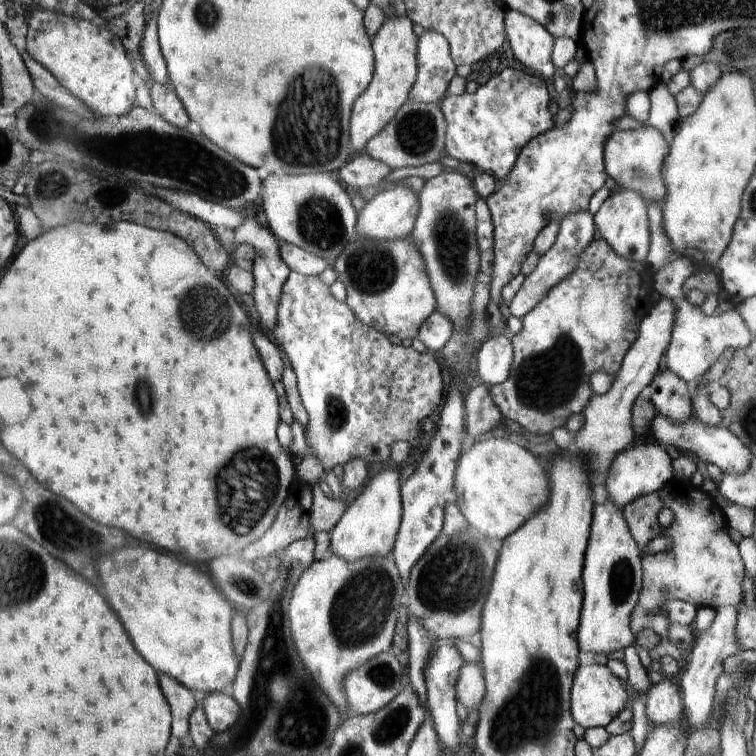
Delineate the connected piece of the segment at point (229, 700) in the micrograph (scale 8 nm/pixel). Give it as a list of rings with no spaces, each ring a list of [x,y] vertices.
[[[229,691],[213,692],[204,698],[203,711],[207,721],[216,733],[228,730],[236,724],[240,705]]]

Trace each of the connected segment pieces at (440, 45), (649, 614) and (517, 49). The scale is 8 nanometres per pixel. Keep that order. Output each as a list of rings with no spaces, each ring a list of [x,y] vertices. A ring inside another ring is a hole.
[[[436,31],[418,36],[417,79],[409,98],[419,103],[439,103],[447,94],[450,80],[457,74],[448,41]]]
[[[672,478],[662,489],[640,495],[623,506],[633,541],[641,548],[643,566],[642,590],[633,610],[630,628],[634,636],[640,630],[652,630],[660,637],[659,644],[649,651],[650,658],[658,660],[664,655],[675,658],[679,664],[688,659],[690,649],[678,648],[668,638],[670,623],[665,613],[667,600],[689,602],[697,607],[715,609],[717,606],[742,605],[742,581],[745,575],[739,548],[728,535],[730,526],[722,513],[722,505],[691,481]],[[664,507],[672,509],[674,520],[666,528],[658,521],[658,512]],[[670,534],[675,548],[656,554],[647,553],[647,544],[657,536]]]
[[[506,10],[504,22],[508,44],[515,57],[529,70],[534,69],[536,74],[553,78],[551,52],[556,38],[539,22],[515,10]]]

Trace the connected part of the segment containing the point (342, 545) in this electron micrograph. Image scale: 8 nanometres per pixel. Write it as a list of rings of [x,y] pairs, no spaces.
[[[392,468],[380,472],[378,475],[371,475],[370,484],[362,490],[362,494],[357,497],[340,517],[336,526],[330,533],[330,554],[343,558],[347,563],[353,563],[366,557],[388,557],[392,554],[397,532],[401,523],[401,491],[399,472]]]

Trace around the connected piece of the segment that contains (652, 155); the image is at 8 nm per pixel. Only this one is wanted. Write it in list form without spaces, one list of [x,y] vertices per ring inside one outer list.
[[[644,126],[637,131],[614,131],[604,145],[605,169],[618,186],[637,192],[647,205],[658,203],[662,208],[667,195],[663,166],[668,153],[669,143],[654,127]]]

